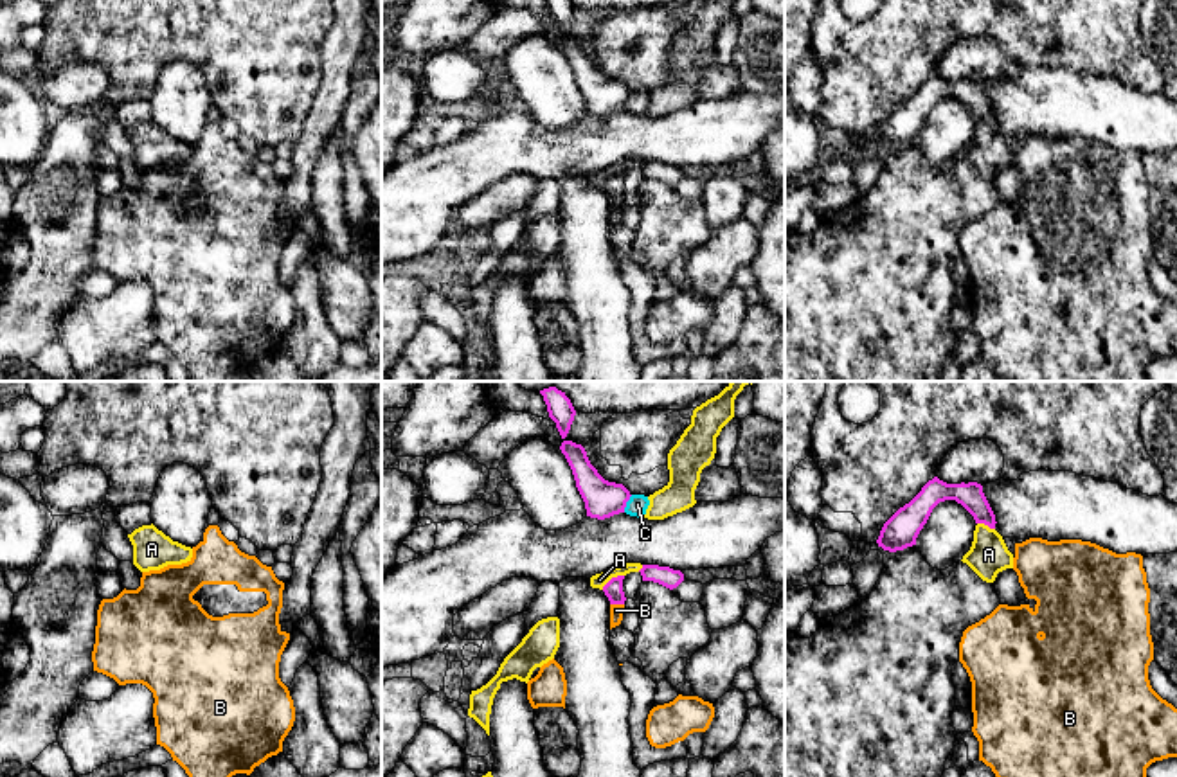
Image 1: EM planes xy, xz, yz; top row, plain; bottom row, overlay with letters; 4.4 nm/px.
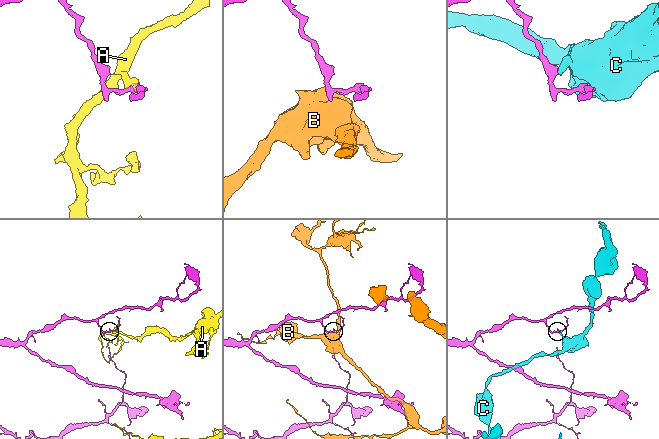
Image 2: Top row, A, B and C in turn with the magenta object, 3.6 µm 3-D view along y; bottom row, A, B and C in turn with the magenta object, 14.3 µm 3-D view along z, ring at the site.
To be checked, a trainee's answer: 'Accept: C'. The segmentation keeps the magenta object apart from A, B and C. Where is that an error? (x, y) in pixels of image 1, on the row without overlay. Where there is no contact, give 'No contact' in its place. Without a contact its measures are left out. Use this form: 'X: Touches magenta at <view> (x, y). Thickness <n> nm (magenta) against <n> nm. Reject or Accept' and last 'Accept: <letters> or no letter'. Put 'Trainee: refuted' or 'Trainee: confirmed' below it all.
A: Touches magenta at xz (612, 175). Thickness 80 nm (magenta) against 60 nm. Reject
B: Touches magenta at xz (618, 200). Thickness 80 nm (magenta) against 60 nm. Reject
C: Touches magenta at xz (625, 101). Thickness 170 nm (magenta) against 90 nm. Reject
Accept: no letter
Trainee: refuted

